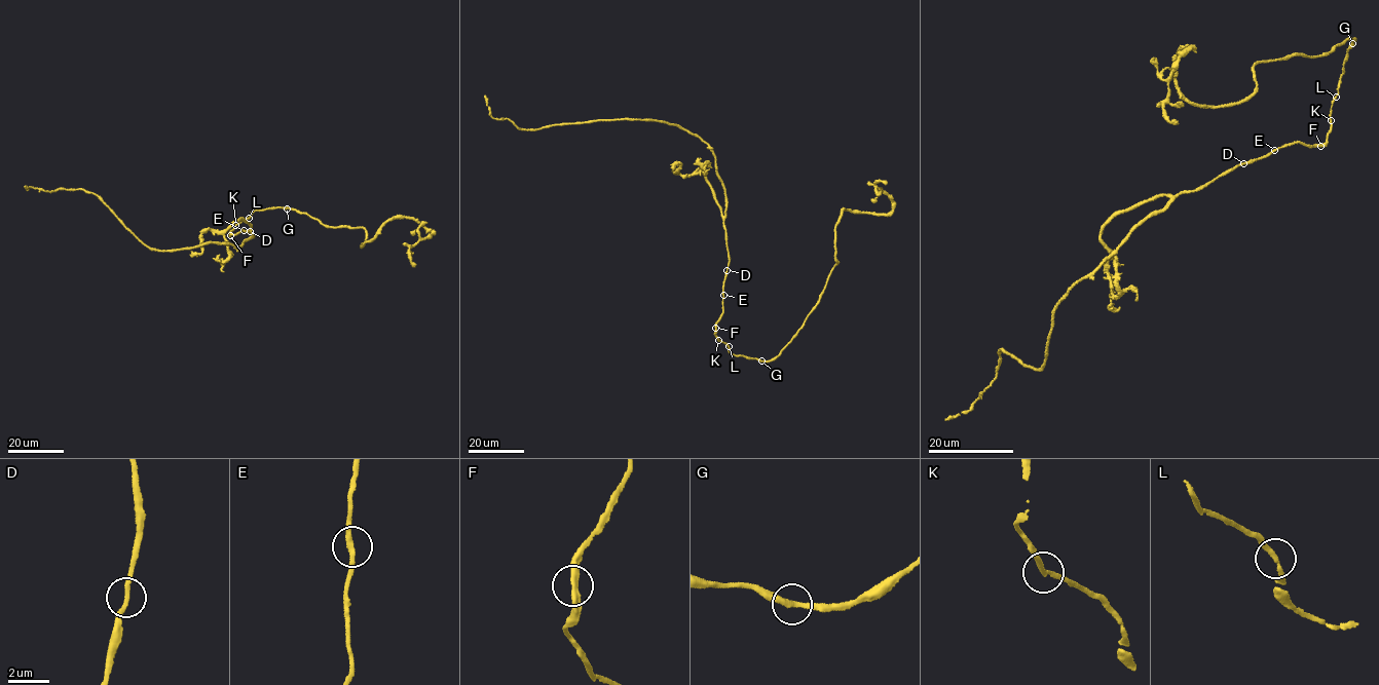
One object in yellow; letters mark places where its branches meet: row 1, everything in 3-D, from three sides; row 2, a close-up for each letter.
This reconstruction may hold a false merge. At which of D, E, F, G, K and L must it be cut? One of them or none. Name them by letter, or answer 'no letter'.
no letter

